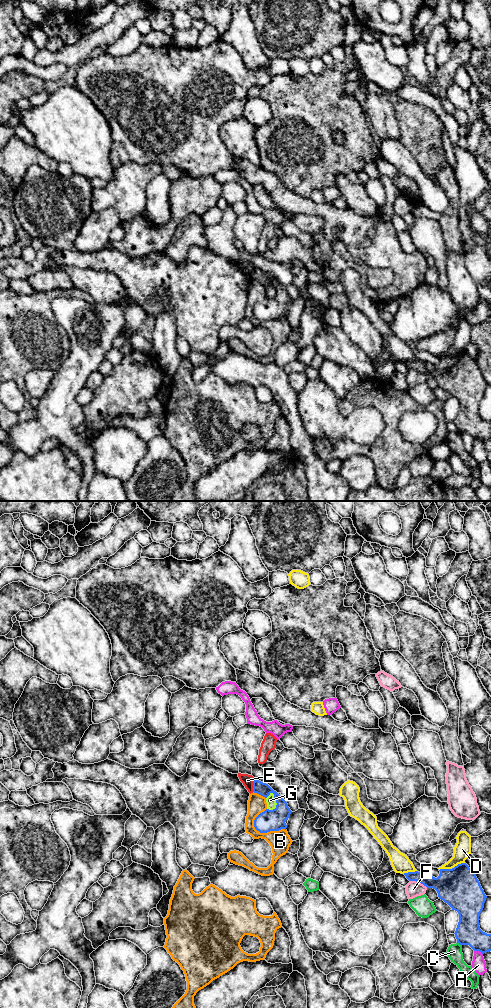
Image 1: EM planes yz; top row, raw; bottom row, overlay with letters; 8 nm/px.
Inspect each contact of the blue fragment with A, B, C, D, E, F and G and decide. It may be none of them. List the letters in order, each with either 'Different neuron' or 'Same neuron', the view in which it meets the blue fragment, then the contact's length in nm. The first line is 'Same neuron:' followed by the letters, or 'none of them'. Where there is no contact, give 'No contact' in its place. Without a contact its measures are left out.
Same neuron: none of them
A: Different neuron. Touches blue in yz. Shared border 80 nm
B: Different neuron. Touches blue in yz. Shared border 280 nm
C: Different neuron. Touches blue in yz. Shared border 50 nm
D: Different neuron. Touches blue in yz. Shared border 220 nm
E: Different neuron. Touches blue in yz. Shared border 110 nm
F: Different neuron. Touches blue in yz. Shared border 160 nm
G: Different neuron. Touches blue in yz. Shared border 150 nm

